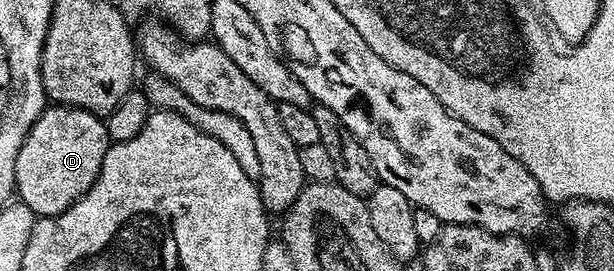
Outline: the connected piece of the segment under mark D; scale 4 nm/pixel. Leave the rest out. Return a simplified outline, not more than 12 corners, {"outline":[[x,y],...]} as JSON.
{"outline":[[51,104],[16,155],[16,190],[55,217],[96,183],[105,120]]}

